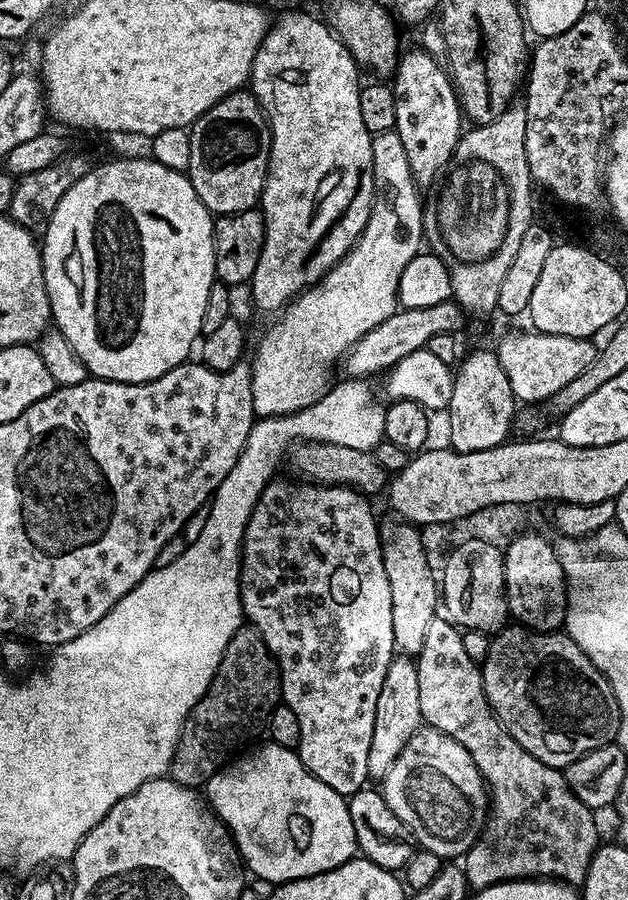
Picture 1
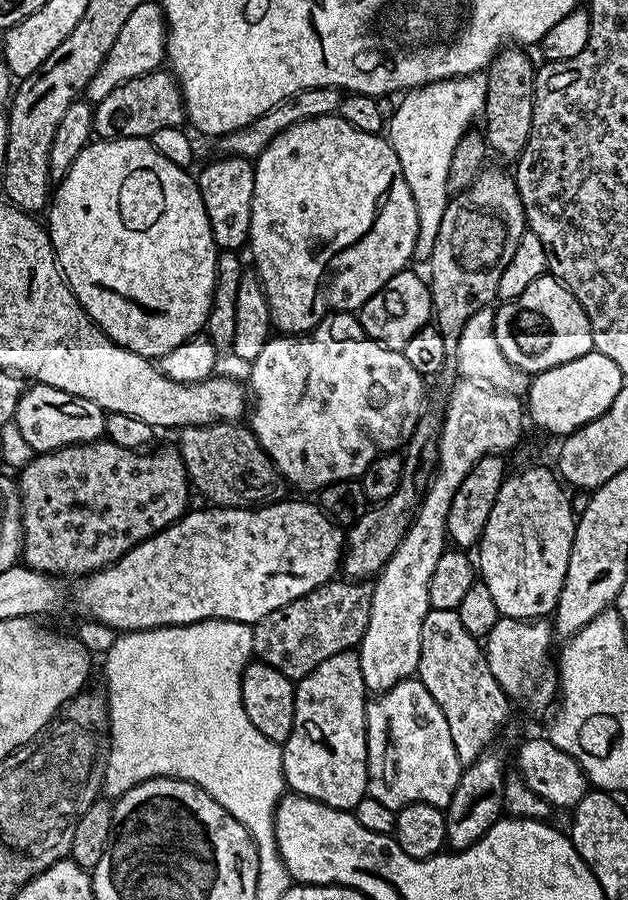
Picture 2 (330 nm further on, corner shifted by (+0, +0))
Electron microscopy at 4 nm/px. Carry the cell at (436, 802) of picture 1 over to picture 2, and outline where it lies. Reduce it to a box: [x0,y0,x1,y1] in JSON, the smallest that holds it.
[367,678,462,810]

